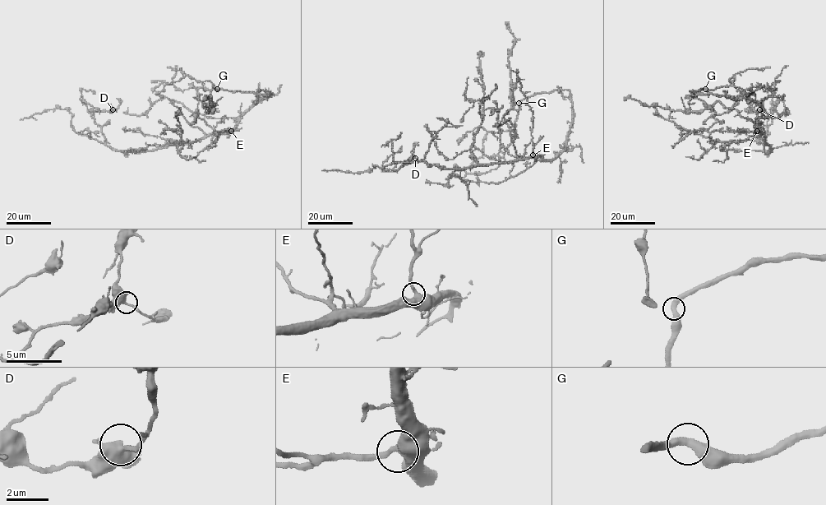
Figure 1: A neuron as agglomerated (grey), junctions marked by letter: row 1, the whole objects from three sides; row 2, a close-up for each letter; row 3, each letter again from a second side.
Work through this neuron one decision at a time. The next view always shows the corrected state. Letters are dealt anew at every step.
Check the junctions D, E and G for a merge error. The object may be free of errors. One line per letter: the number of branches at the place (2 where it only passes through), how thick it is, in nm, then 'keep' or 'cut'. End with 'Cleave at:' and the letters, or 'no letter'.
D: 2 | 440 nm | keep
E: 2 | 440 nm | keep
G: 2 | 440 nm | keep
Cleave at: no letter

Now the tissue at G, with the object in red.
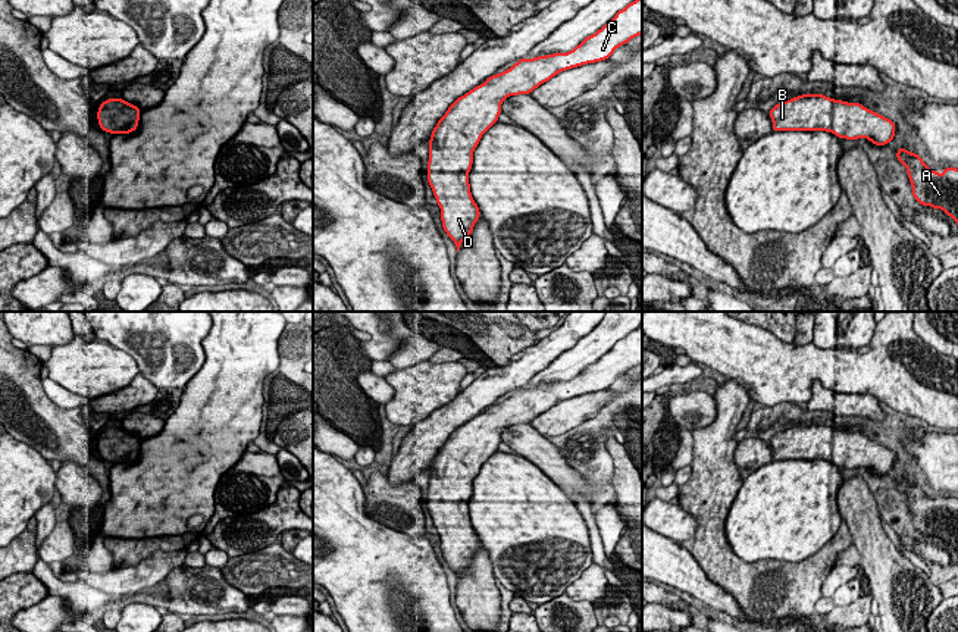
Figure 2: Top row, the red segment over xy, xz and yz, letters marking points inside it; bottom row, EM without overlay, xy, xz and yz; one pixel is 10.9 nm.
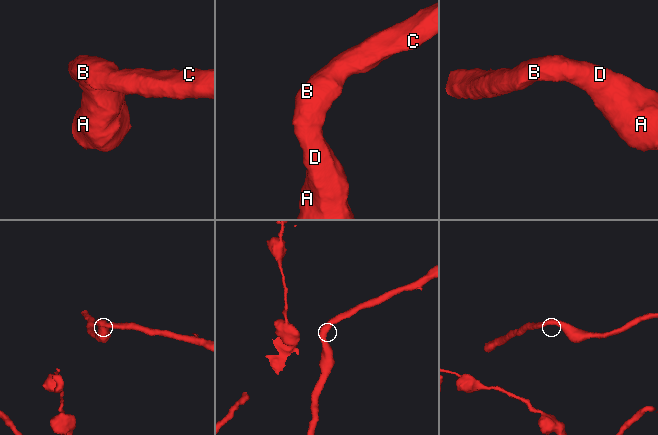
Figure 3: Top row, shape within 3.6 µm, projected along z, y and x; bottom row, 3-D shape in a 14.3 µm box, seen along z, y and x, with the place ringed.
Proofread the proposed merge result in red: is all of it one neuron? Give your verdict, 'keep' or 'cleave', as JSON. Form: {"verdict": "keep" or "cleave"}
{"verdict": "keep"}

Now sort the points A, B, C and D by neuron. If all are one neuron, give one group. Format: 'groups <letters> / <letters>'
groups A B C D

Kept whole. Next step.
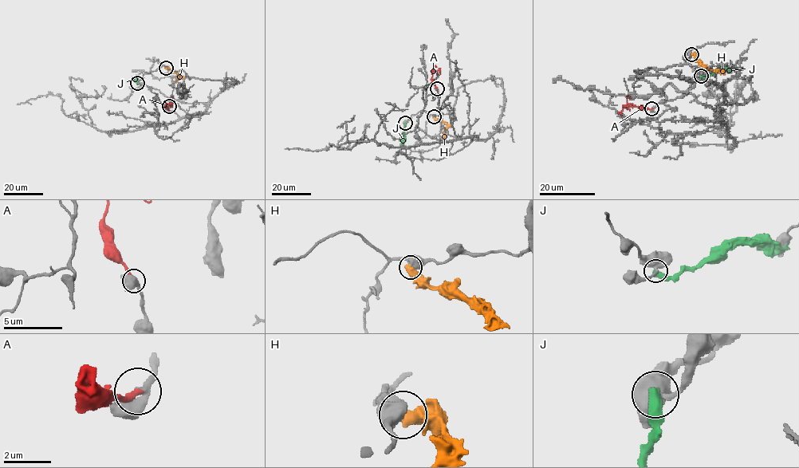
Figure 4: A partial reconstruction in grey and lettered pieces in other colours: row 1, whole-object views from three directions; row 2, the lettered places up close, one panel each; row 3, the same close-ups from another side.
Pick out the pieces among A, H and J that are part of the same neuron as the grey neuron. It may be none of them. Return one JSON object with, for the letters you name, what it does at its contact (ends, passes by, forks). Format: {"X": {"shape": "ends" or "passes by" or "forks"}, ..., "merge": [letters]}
{"A": {"shape": "ends"}, "merge": ["A"]}

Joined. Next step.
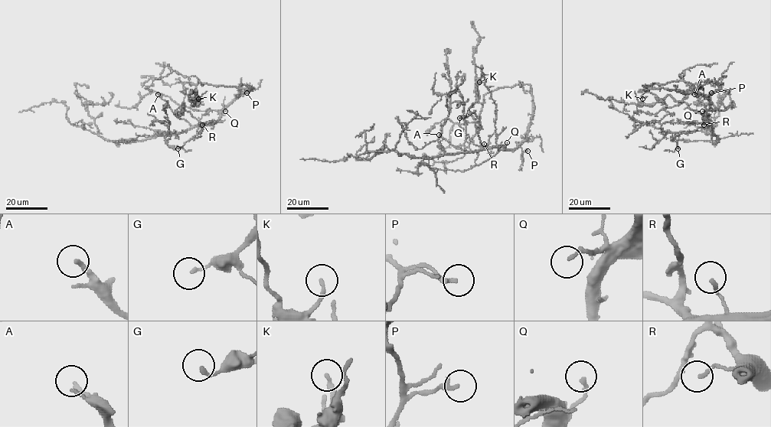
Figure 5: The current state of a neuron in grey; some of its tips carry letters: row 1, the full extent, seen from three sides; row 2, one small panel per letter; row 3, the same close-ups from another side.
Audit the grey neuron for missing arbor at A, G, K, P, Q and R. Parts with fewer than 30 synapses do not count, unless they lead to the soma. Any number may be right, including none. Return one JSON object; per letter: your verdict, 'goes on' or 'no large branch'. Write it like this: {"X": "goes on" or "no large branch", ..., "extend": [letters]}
{"A": "goes on", "G": "no large branch", "K": "no large branch", "P": "no large branch", "Q": "no large branch", "R": "no large branch", "extend": ["A"]}

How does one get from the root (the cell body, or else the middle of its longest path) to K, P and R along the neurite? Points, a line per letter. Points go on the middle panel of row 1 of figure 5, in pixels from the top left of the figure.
K: (525, 136), (532, 95), (519, 85), (484, 95), (477, 132), (469, 108), (479, 82)
P: (525, 136), (521, 148), (522, 151), (527, 151)
R: (525, 136), (513, 149), (507, 149), (503, 145), (485, 148), (484, 144)

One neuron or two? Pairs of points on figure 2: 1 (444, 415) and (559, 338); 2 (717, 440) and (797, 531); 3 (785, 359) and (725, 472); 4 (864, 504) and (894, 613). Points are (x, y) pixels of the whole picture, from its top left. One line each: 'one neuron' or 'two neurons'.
1: one neuron
2: two neurons
3: two neurons
4: one neuron

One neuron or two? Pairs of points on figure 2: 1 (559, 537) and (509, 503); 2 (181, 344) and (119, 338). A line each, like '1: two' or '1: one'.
1: one
2: one

